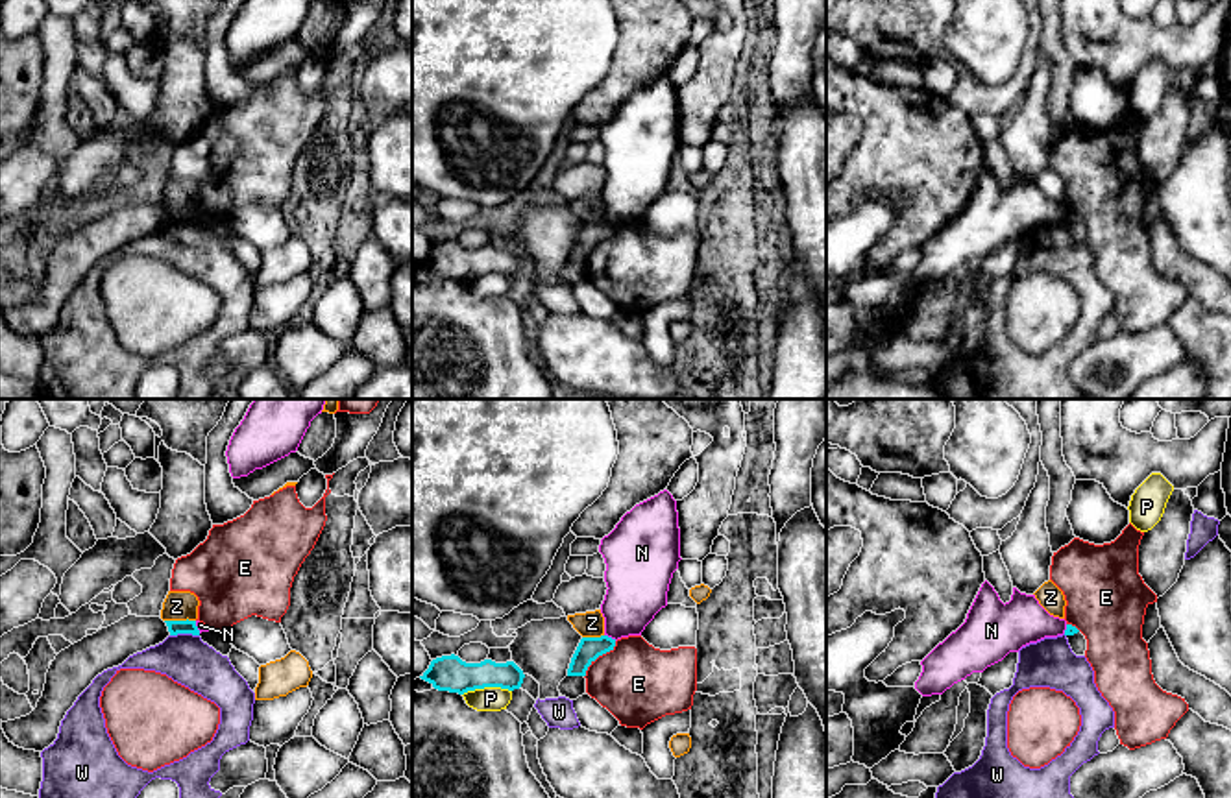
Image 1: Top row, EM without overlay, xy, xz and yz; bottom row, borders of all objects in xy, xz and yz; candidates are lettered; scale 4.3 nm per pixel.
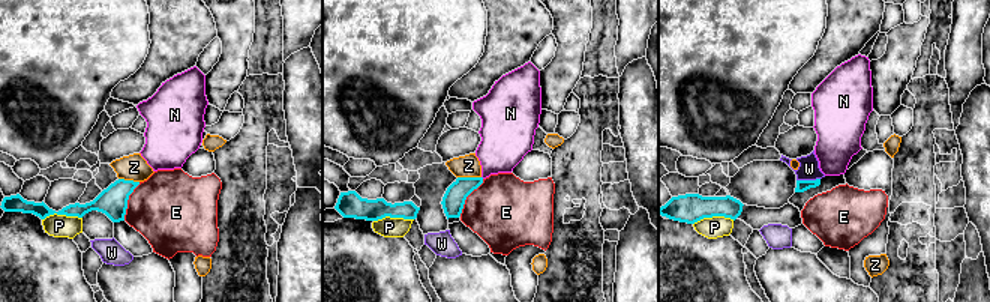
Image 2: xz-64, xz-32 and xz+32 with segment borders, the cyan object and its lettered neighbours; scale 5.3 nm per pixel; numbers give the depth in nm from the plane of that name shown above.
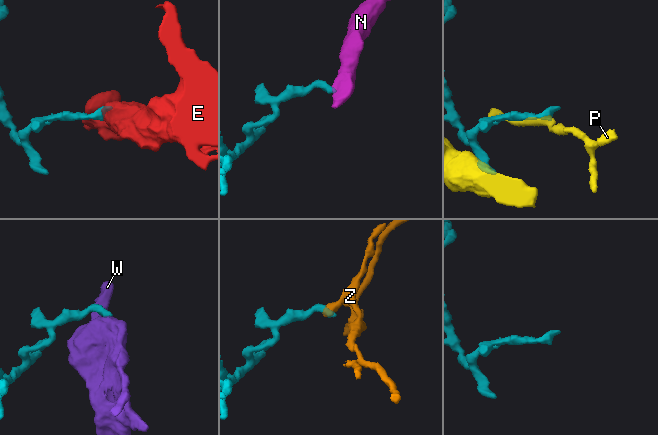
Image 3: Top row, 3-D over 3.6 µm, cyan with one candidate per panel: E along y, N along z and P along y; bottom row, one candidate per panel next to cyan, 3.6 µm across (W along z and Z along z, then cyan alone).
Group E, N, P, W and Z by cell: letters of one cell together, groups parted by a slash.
E / N / P / W / Z

